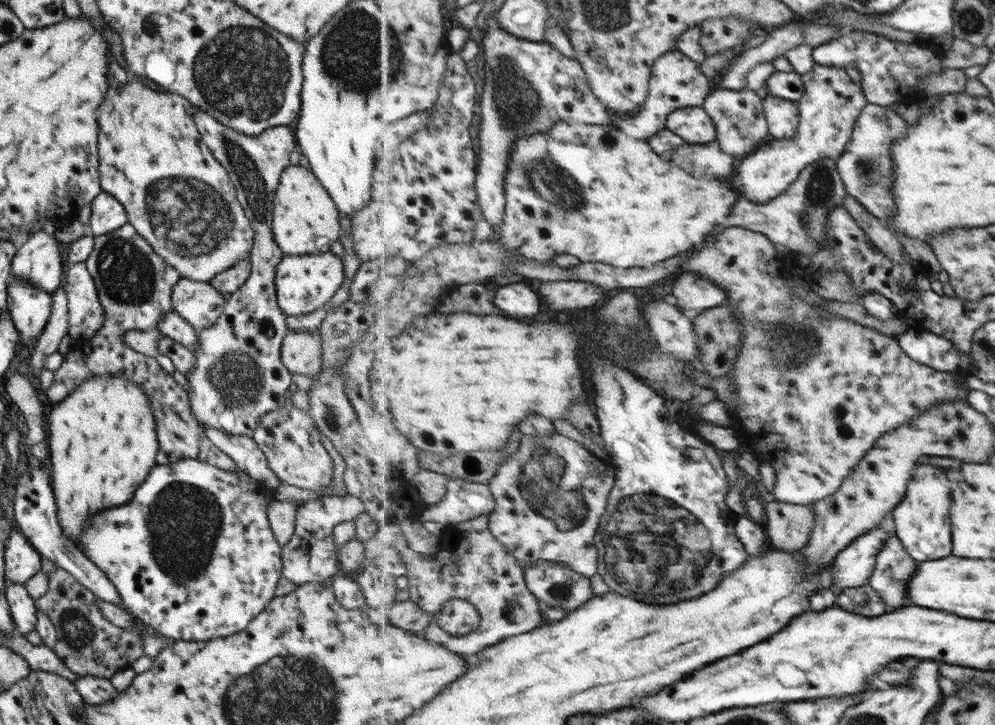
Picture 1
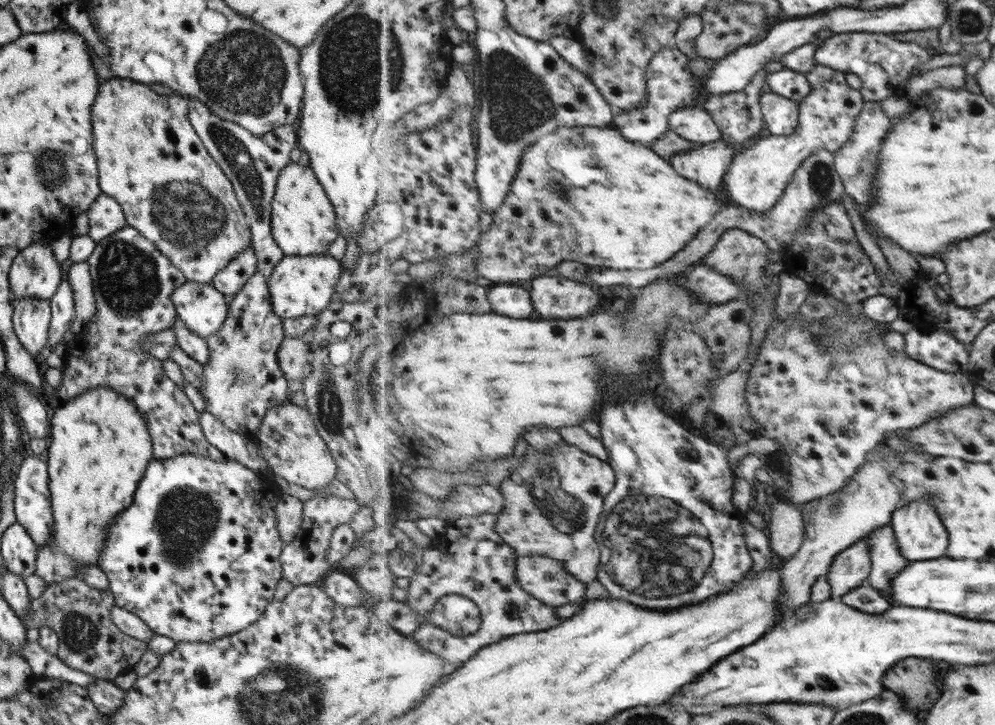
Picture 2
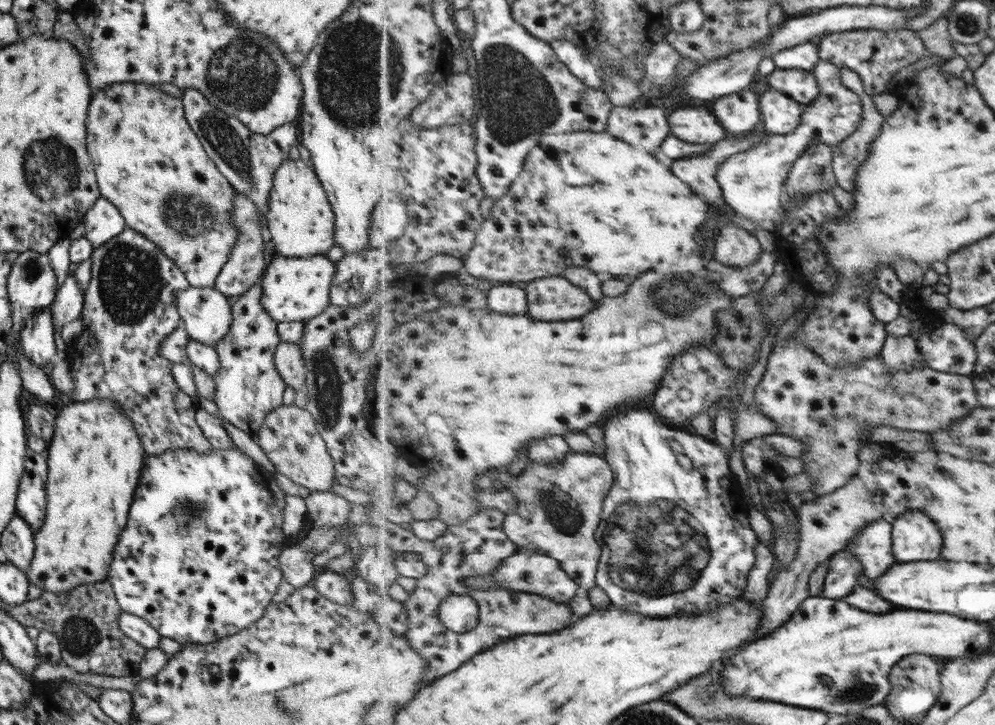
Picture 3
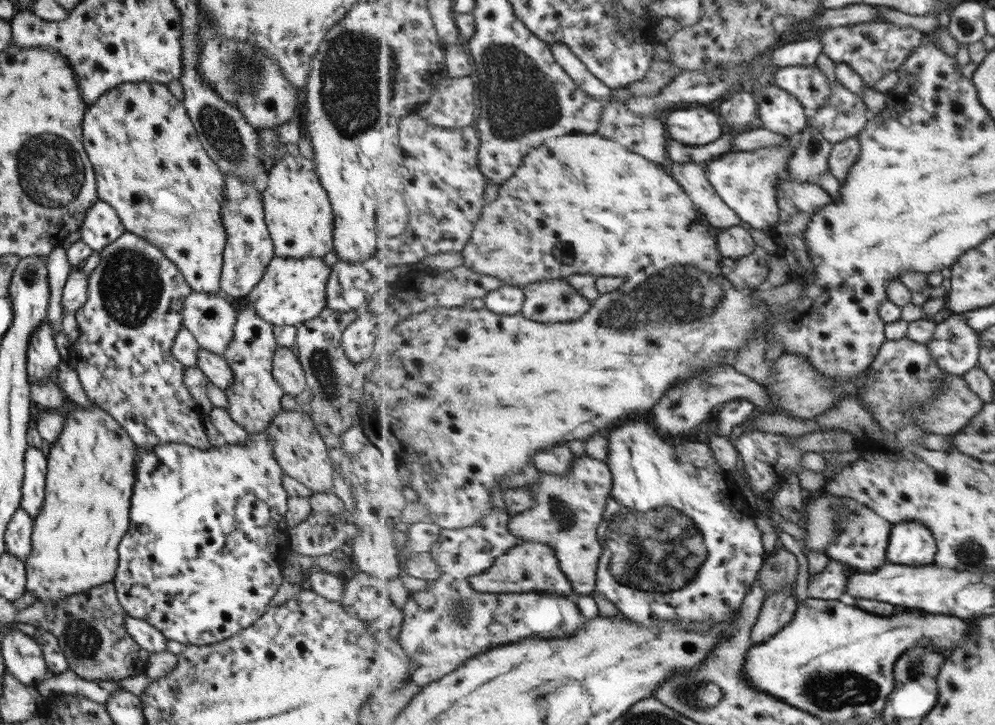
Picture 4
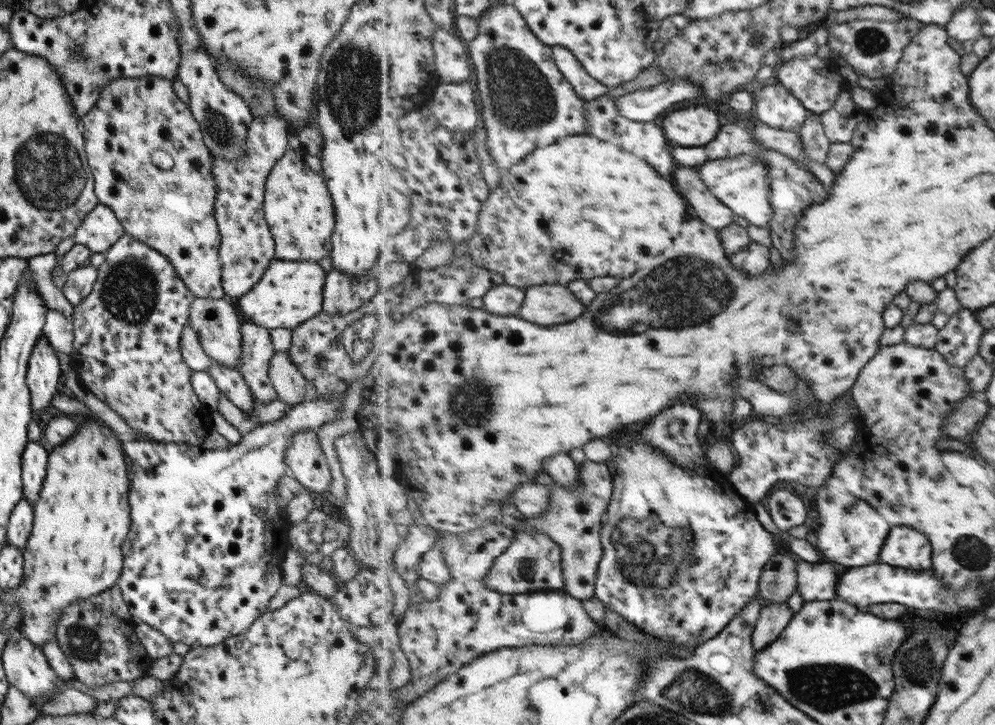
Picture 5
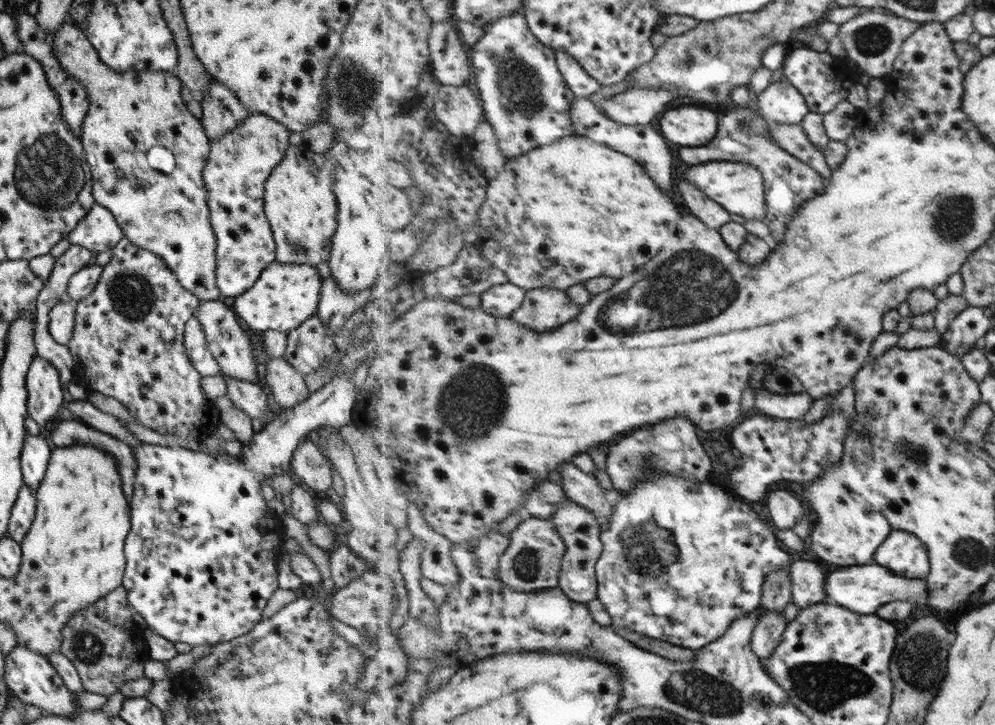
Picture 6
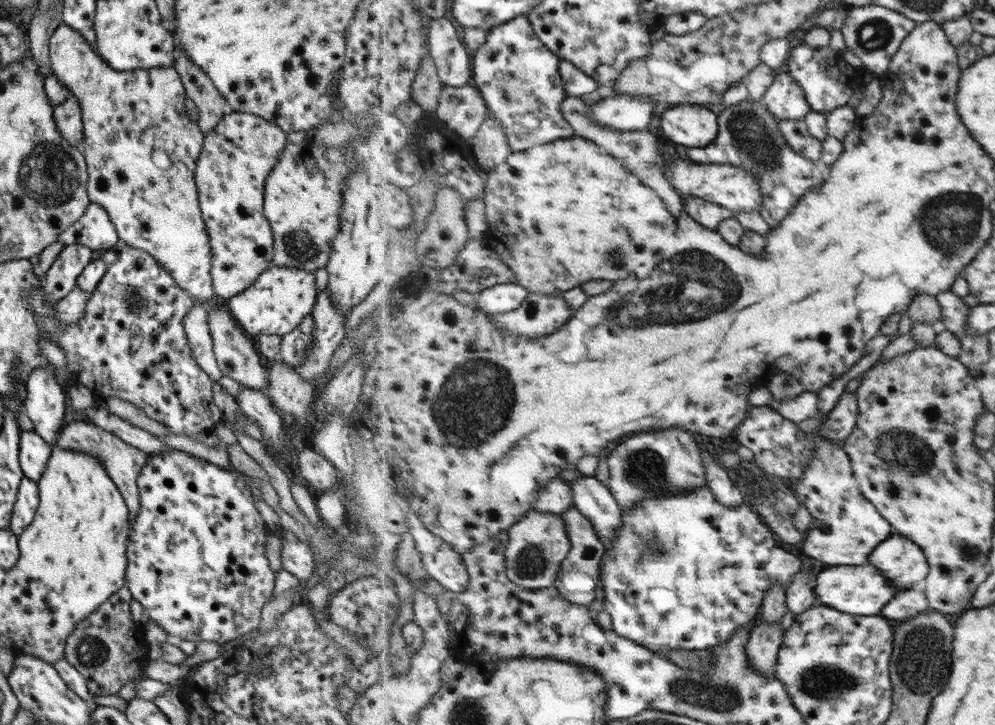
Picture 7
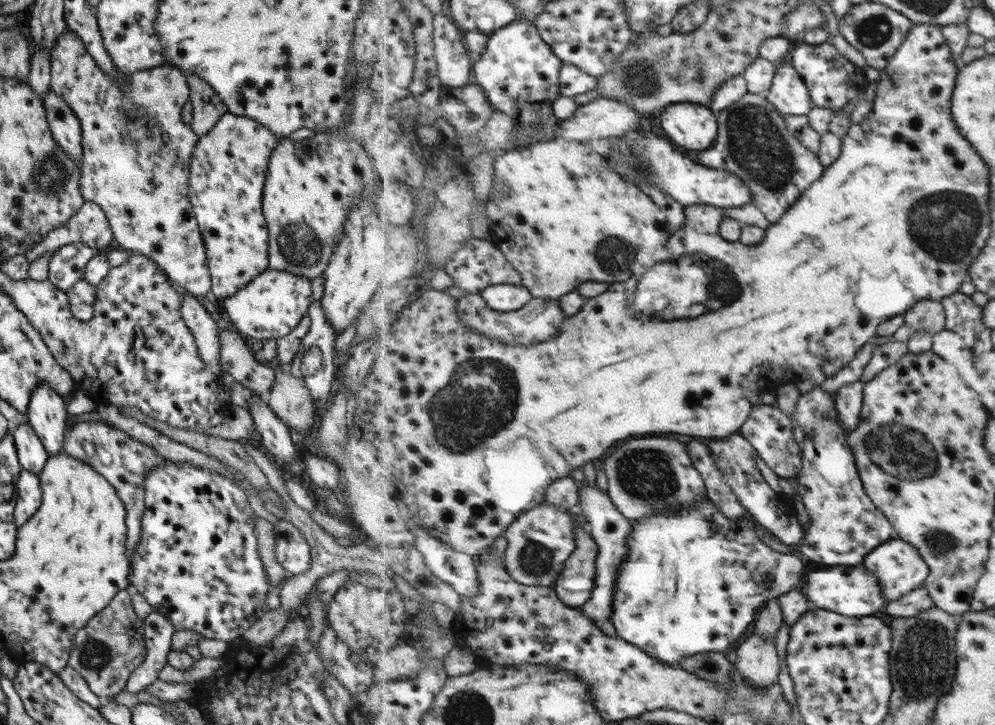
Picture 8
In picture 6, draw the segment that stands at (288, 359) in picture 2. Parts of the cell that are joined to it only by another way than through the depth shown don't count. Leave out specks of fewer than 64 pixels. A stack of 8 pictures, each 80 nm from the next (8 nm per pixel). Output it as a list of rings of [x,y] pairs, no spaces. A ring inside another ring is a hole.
[[[281,357],[267,359],[264,381],[269,399],[278,411],[293,408],[309,396],[302,375]]]

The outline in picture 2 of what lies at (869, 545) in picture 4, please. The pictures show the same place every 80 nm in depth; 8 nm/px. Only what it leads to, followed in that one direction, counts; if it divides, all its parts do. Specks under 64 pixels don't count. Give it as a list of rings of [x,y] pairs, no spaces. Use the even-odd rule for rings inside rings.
[[[891,524],[874,530],[867,540],[870,542],[873,568],[869,582],[873,588],[887,592],[893,600],[891,582],[908,567],[910,560],[900,551],[898,536]]]

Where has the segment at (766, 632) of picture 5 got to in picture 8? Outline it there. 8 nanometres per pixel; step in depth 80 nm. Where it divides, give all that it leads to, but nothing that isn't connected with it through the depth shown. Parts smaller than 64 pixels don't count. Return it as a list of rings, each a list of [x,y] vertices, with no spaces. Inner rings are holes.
[[[754,632],[748,638],[743,640],[736,649],[738,654],[738,661],[735,664],[735,672],[739,674],[739,678],[743,677],[750,687],[756,689],[766,689],[772,684],[780,680],[781,659],[778,653],[778,645],[776,638],[764,639]]]

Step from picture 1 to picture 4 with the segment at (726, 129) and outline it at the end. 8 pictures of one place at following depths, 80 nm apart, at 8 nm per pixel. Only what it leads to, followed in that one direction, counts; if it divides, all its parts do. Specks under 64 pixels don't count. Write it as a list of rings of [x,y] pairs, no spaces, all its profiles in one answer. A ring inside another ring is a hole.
[[[750,90],[739,91],[730,99],[723,100],[719,112],[726,123],[725,127],[739,132],[759,124],[758,102],[755,92]]]

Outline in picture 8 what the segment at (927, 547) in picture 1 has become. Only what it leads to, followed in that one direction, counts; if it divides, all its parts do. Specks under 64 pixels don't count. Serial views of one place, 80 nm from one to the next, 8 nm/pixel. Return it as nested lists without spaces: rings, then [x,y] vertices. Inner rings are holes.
[[[901,538],[891,539],[881,546],[878,546],[866,556],[863,565],[867,567],[869,572],[872,572],[879,578],[888,603],[902,599],[911,591],[923,586],[927,577],[930,575],[930,565],[928,565],[927,561],[922,557],[919,549]]]

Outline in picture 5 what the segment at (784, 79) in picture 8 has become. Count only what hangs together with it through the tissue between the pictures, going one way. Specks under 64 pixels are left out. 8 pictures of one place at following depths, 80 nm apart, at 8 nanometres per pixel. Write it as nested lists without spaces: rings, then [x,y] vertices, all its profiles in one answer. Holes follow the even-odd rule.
[[[780,82],[763,86],[754,95],[756,101],[754,119],[757,123],[782,128],[801,130],[809,117],[807,107],[795,96],[792,90]]]

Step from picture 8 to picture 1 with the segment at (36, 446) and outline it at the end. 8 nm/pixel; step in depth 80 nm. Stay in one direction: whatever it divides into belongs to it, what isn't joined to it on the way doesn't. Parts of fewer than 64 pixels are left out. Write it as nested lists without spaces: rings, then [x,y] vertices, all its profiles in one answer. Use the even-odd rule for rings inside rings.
[[[27,469],[20,476],[14,487],[13,515],[11,516],[14,526],[32,544],[32,547],[40,556],[44,556],[55,563],[55,566],[66,570],[79,584],[87,587],[99,600],[114,604],[124,610],[122,598],[117,594],[115,587],[107,580],[100,568],[97,568],[80,550],[64,535],[58,525],[56,517],[56,504],[50,487],[50,477],[43,469]]]

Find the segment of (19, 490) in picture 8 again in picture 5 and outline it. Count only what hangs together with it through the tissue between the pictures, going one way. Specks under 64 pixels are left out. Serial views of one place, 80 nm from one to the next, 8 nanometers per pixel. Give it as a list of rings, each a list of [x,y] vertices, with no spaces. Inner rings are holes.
[[[24,496],[21,497],[12,508],[6,524],[5,543],[18,548],[21,553],[32,529],[32,506]]]

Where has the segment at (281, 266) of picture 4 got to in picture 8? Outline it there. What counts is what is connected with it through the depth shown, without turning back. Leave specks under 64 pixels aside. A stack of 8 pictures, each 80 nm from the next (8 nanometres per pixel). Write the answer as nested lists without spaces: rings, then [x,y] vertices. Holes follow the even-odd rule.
[[[267,268],[254,276],[235,294],[222,299],[221,316],[236,332],[241,332],[249,338],[278,339],[289,334],[307,314],[311,293],[308,278]]]

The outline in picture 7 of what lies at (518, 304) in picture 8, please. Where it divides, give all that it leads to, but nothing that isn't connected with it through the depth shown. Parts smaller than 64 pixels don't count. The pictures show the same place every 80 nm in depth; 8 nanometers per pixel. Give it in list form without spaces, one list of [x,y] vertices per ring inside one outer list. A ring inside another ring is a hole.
[[[519,283],[496,284],[479,293],[477,304],[486,314],[505,314],[521,307],[529,295],[529,289]]]

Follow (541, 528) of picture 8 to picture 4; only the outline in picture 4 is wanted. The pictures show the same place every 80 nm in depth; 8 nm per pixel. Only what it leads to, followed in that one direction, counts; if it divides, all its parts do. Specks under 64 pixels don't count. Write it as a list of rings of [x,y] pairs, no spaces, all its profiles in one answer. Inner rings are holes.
[[[521,541],[511,547],[507,554],[500,556],[481,574],[468,578],[470,585],[479,592],[488,593],[555,593],[561,596],[575,596],[573,583],[558,559],[557,552],[549,544]]]

